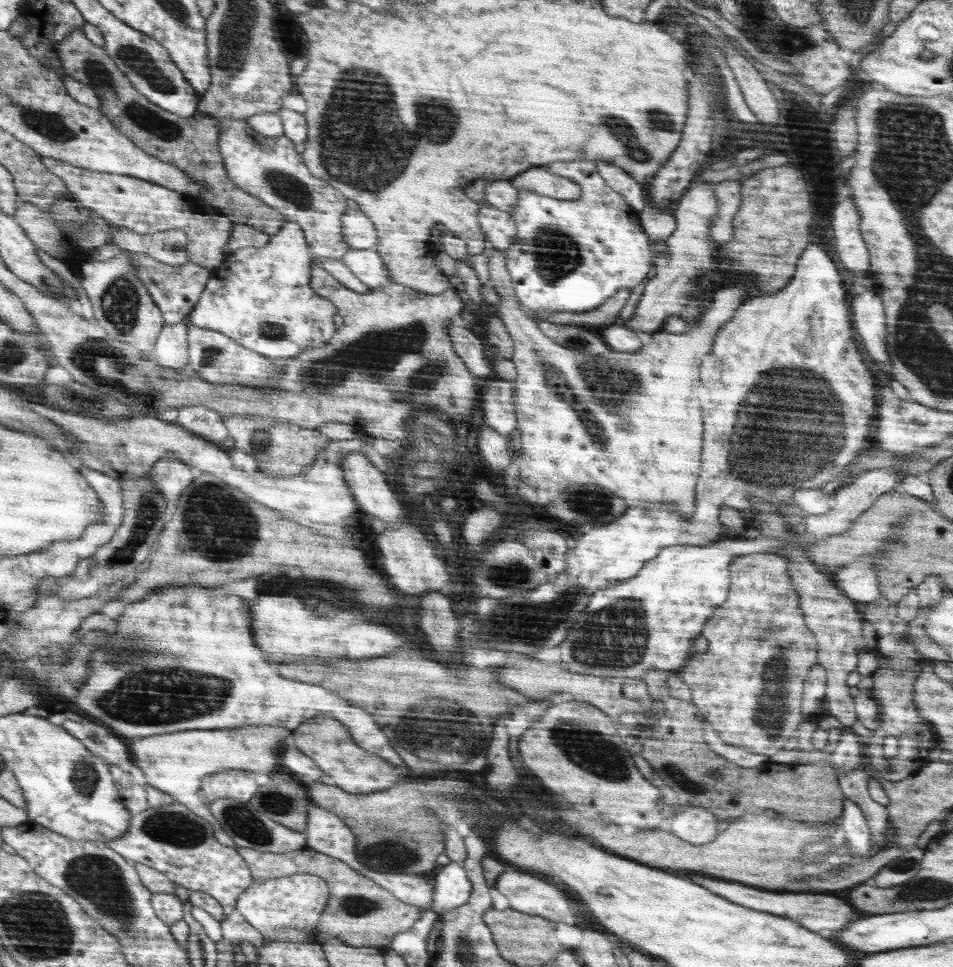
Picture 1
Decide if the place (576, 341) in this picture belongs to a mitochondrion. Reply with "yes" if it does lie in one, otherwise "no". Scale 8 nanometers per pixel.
yes

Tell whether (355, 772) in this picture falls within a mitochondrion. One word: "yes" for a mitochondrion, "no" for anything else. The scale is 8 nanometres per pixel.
no

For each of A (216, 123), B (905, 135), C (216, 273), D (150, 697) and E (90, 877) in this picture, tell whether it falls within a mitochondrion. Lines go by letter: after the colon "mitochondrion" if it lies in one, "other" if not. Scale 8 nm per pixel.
A: other
B: mitochondrion
C: other
D: mitochondrion
E: mitochondrion

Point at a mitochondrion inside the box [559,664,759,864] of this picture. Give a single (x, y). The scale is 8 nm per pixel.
(674, 773)

